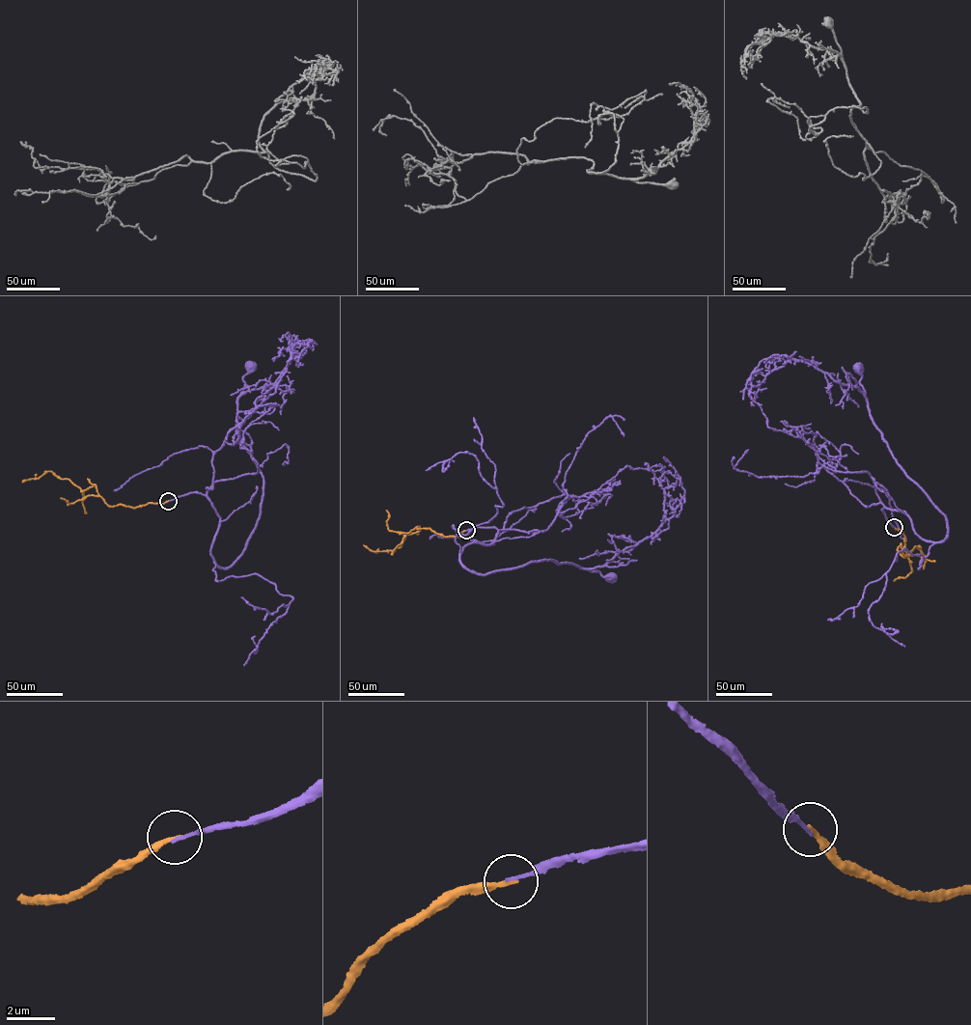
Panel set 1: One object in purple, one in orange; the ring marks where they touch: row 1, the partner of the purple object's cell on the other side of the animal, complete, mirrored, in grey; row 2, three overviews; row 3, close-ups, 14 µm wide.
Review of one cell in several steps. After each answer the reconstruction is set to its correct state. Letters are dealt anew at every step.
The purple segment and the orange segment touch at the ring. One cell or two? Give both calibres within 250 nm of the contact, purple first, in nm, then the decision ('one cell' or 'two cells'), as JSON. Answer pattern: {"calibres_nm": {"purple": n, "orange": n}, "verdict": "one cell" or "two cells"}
{"calibres_nm": {"purple": 130, "orange": 200}, "verdict": "one cell"}

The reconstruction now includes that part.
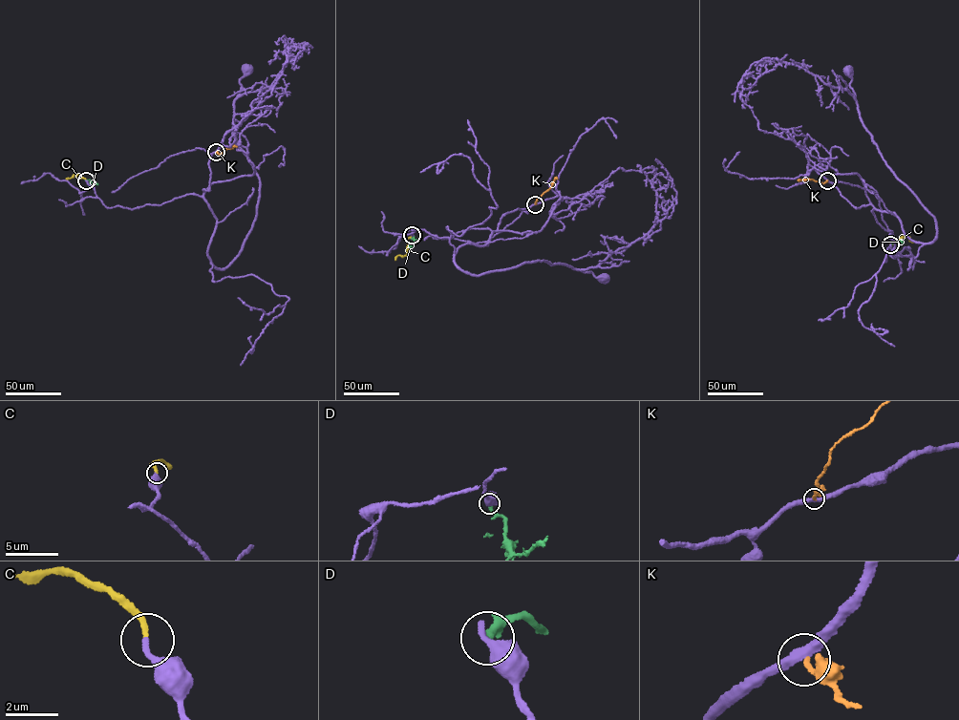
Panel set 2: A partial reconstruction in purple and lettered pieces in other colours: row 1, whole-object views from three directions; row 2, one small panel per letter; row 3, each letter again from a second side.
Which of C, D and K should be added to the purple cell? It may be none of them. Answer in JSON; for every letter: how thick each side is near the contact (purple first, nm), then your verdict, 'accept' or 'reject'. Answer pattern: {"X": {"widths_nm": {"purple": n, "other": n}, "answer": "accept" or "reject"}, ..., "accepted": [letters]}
{"C": {"widths_nm": {"purple": 220, "other": 200}, "answer": "accept"}, "D": {"widths_nm": {"purple": 440, "other": 240}, "answer": "reject"}, "K": {"widths_nm": {"purple": 320, "other": 170}, "answer": "reject"}, "accepted": ["C"]}

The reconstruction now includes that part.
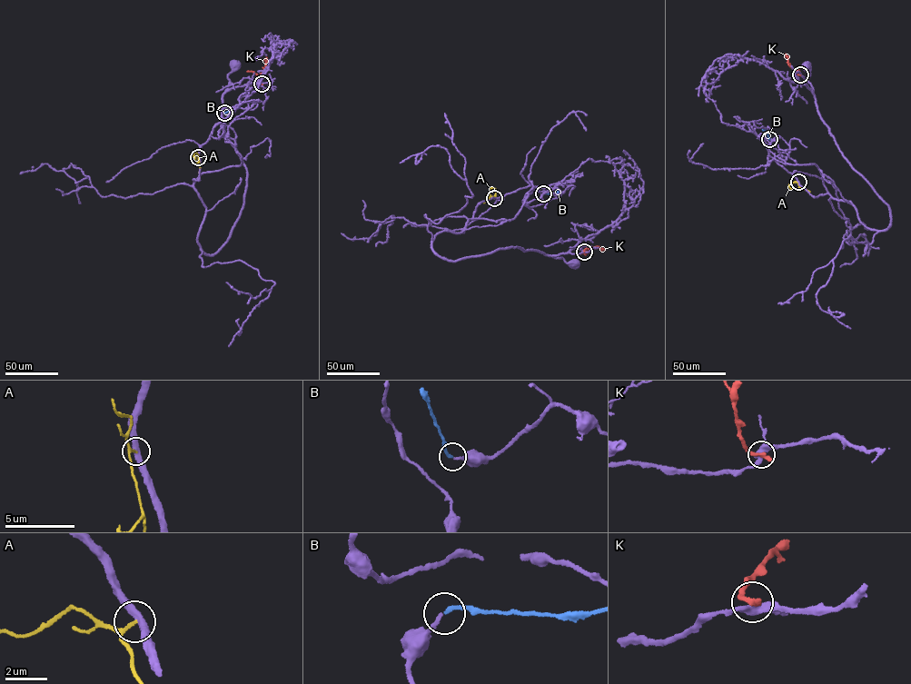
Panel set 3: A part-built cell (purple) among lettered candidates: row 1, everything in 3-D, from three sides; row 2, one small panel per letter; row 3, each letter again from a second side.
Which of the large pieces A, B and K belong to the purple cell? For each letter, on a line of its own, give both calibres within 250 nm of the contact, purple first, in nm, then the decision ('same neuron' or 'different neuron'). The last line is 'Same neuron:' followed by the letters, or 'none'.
A: 380/140 nm | different neuron
B: 170/180 nm | same neuron
K: 320/300 nm | different neuron
Same neuron: B

